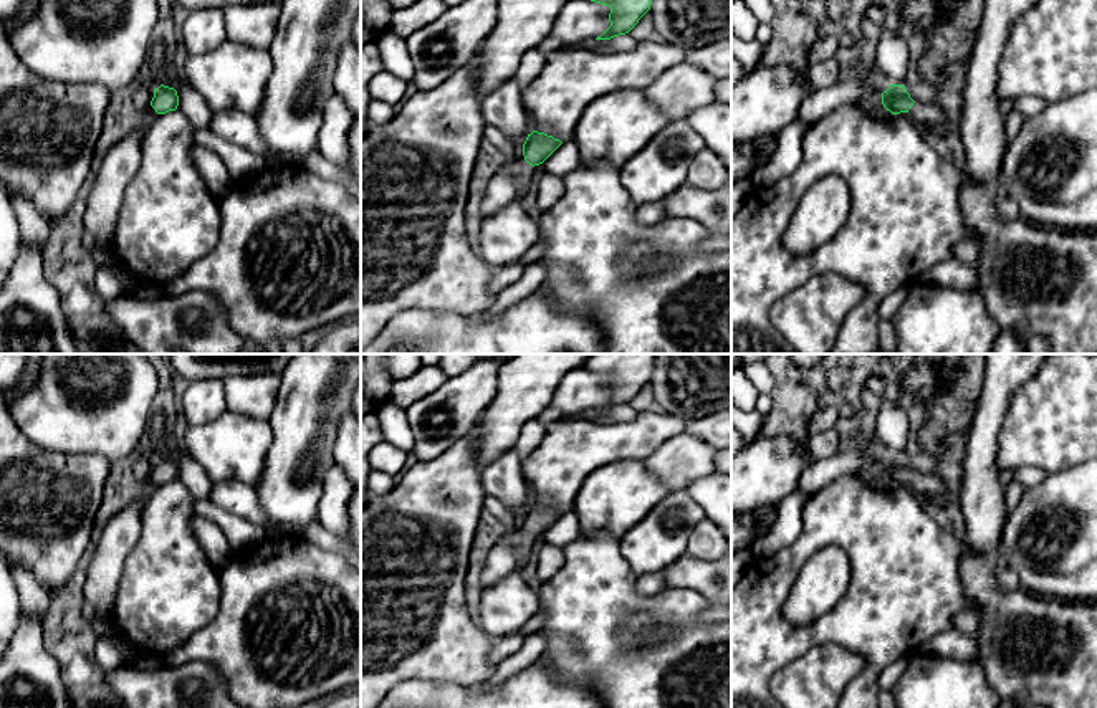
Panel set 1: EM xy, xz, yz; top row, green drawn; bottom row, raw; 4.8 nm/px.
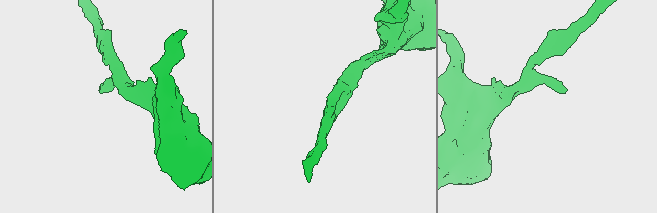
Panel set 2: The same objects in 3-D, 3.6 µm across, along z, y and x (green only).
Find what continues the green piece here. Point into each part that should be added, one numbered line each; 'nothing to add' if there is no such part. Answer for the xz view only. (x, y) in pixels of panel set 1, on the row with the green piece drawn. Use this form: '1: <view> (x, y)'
1: xz (520, 169)

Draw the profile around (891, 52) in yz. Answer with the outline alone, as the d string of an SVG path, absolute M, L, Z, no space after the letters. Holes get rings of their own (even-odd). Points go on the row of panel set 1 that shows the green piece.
M885 35L877 43L879 69L890 79L892 84L905 83L907 76L907 41L900 35Z

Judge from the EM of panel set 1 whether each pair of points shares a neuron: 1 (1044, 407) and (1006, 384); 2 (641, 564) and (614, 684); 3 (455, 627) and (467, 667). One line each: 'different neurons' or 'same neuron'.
1: different neurons
2: different neurons
3: same neuron

